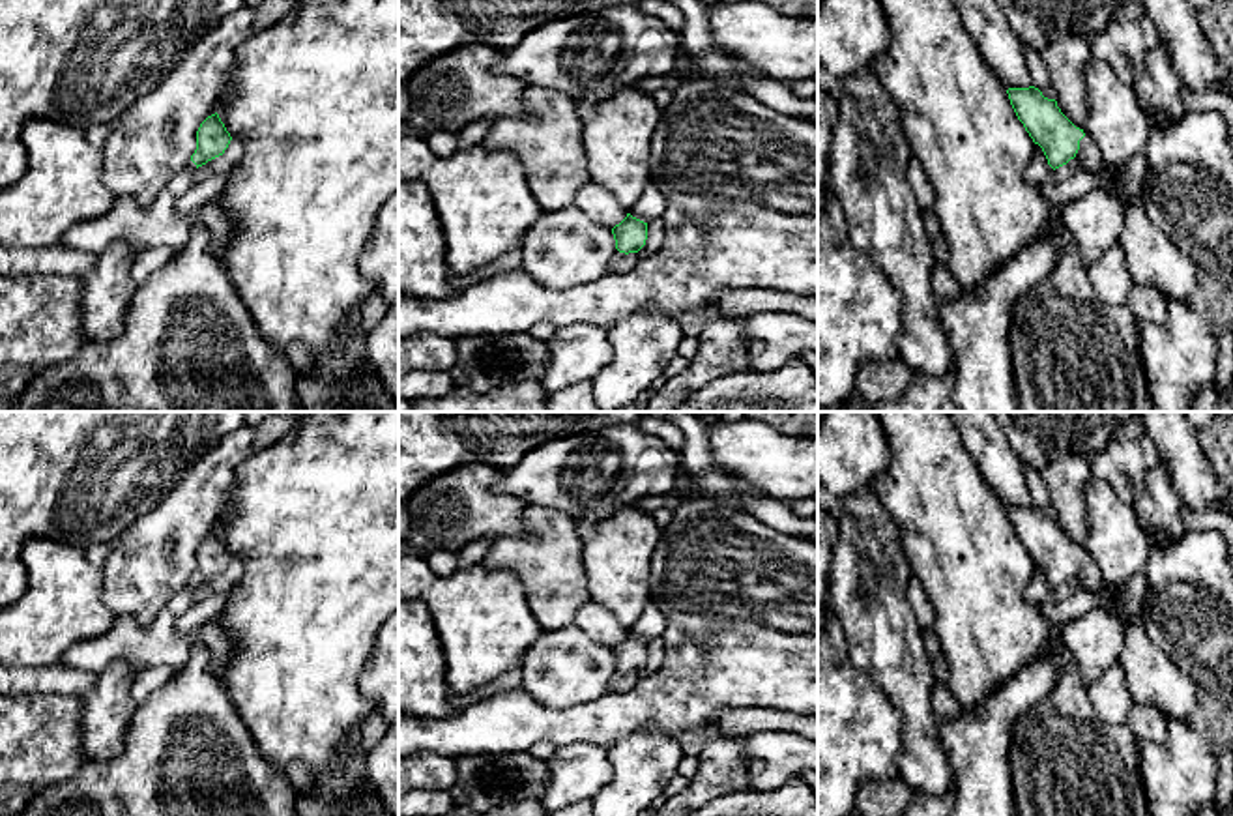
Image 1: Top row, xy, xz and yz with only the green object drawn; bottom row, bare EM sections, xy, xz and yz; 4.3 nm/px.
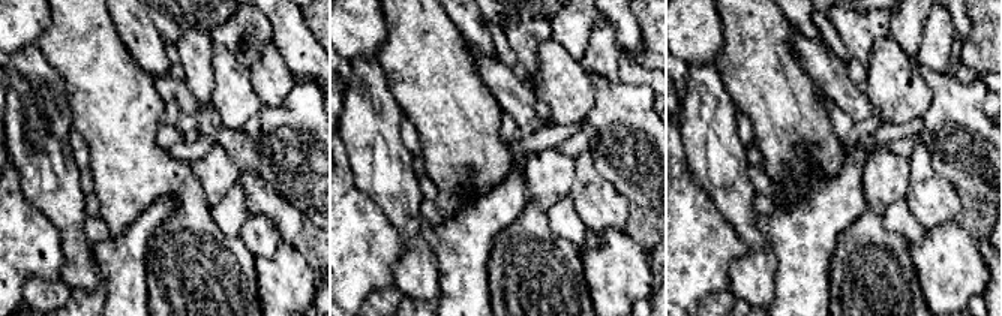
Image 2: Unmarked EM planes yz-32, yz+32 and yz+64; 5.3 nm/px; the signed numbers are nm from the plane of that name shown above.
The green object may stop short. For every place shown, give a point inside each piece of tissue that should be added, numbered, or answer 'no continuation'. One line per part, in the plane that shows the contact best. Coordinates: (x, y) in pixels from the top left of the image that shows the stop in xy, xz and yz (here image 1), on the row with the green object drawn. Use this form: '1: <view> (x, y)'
1: yz (1087, 156)

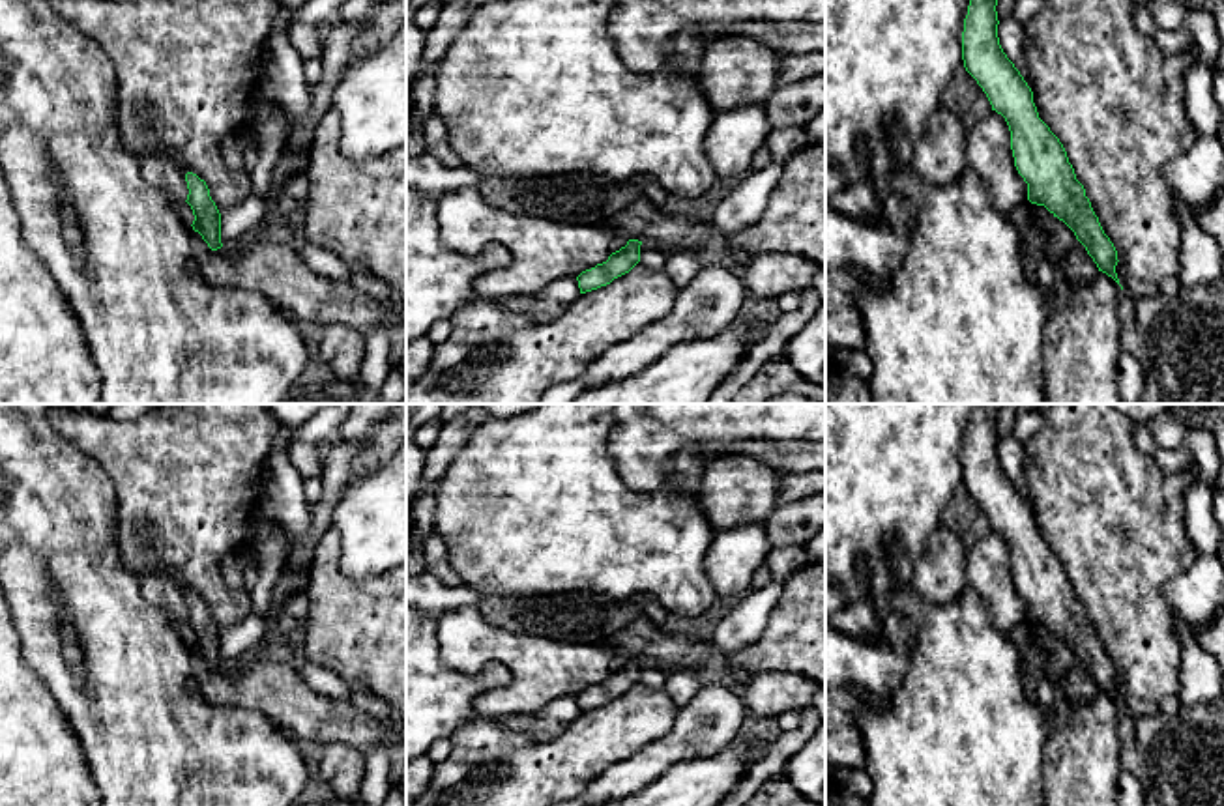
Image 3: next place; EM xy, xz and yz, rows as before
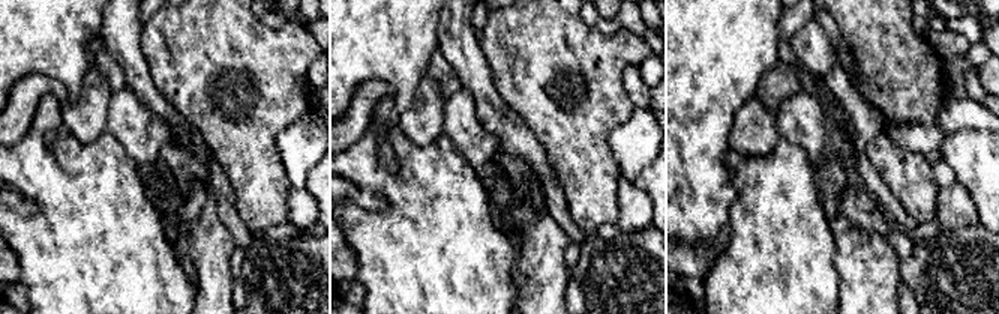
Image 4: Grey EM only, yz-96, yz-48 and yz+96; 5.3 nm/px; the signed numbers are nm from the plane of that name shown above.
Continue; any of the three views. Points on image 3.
no continuation

